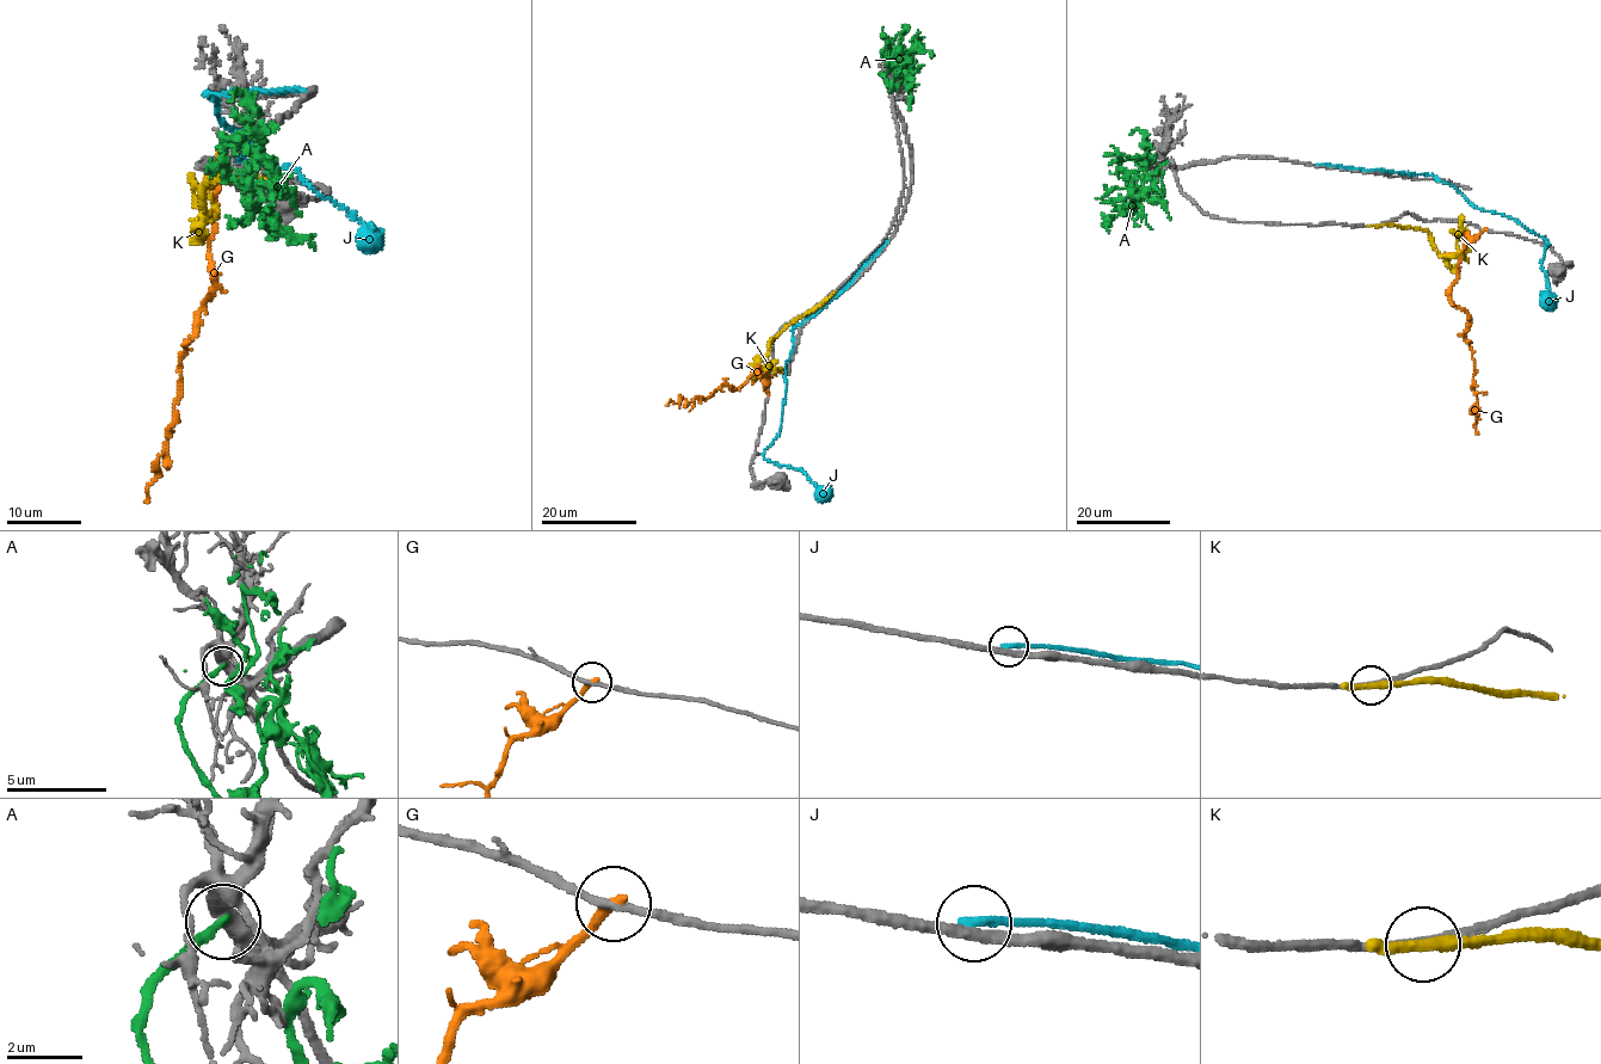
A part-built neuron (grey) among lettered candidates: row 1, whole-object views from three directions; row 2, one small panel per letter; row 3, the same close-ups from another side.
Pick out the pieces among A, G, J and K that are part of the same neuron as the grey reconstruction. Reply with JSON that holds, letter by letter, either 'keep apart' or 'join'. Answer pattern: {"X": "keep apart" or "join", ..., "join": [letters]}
{"A": "keep apart", "G": "keep apart", "J": "keep apart", "K": "keep apart", "join": []}

